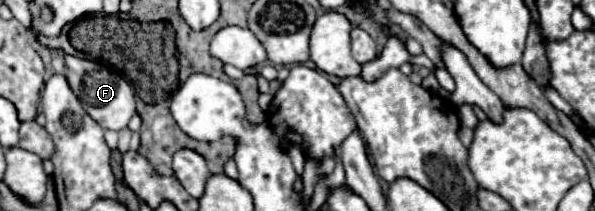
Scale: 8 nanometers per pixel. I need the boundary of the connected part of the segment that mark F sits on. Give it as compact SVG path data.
M58 51L64 59L66 59L66 79L72 87L72 91L76 93L76 97L80 99L82 107L86 109L86 113L102 127L102 129L112 129L112 131L120 131L128 125L128 121L132 119L132 115L136 113L136 101L134 101L134 89L132 85L116 71L112 71L110 67L96 63L96 61L88 61L88 59L78 59L74 55L64 55L64 51Z

